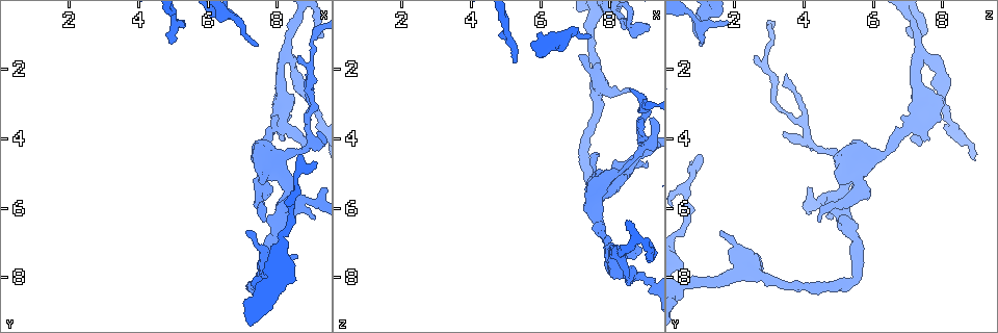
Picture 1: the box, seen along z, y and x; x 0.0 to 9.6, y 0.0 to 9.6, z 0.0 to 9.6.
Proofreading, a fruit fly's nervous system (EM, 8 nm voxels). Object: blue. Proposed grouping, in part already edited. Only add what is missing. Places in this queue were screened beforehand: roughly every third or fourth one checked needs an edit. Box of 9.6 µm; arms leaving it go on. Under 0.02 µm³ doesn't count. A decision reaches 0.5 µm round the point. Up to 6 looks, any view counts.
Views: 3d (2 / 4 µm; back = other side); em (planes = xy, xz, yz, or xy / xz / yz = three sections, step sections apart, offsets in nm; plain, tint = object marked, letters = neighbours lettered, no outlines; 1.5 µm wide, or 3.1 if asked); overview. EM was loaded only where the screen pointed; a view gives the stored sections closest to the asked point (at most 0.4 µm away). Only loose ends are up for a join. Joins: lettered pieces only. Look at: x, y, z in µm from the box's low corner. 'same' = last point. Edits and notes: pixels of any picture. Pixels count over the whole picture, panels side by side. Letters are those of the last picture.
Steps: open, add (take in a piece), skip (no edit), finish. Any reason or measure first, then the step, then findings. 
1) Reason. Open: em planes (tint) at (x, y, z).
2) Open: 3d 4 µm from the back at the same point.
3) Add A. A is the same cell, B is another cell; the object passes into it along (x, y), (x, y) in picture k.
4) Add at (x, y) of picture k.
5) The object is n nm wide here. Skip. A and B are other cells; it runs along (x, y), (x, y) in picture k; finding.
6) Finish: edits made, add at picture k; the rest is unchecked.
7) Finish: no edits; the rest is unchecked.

Thin end. Open: 3d 2 µm from the back at (7.40, 1.25, 1.00).

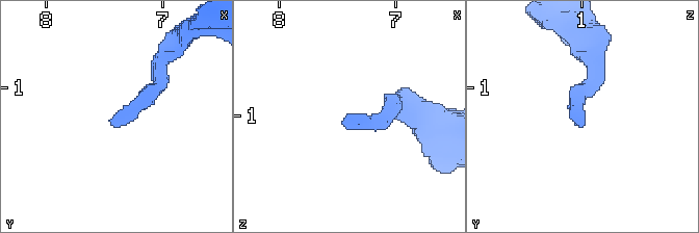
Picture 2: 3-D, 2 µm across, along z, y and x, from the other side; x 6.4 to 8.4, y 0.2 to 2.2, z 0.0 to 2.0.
Open: em planes (letters) at (7.42, 1.30, 0.98).

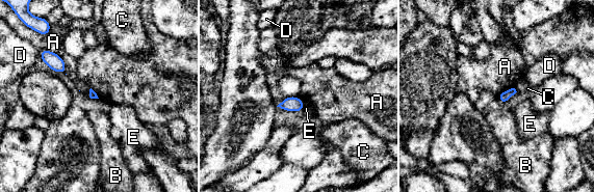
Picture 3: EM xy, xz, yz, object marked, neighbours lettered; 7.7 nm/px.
Skip. A, B, C, D and E are other cells; a border runs along (514, 87), (501, 91), (496, 98) in picture 3; no lettered piece goes on from it.

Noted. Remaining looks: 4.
Free end. Open: 3d 4 µm at (8.65, 1.65, 2.65).

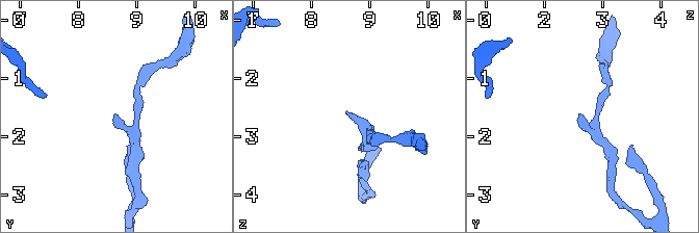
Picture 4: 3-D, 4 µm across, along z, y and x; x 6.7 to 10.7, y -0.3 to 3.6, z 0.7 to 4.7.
Now the EM. Open: em xz step 4 (letters) at (8.60, 1.60, 2.60).

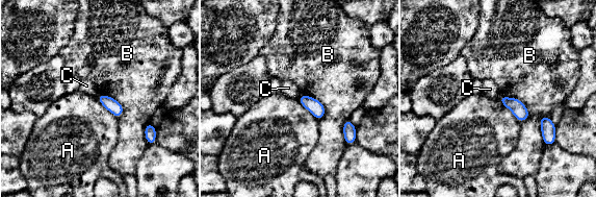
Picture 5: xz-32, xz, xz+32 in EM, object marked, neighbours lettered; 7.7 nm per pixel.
Skip. A, B and C are other cells; a border runs along (497, 98), (520, 122) in picture 5; none of them fits.

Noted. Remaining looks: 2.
Thin end. Open: 3d 2 µm at (5.00, 1.30, 1.05).

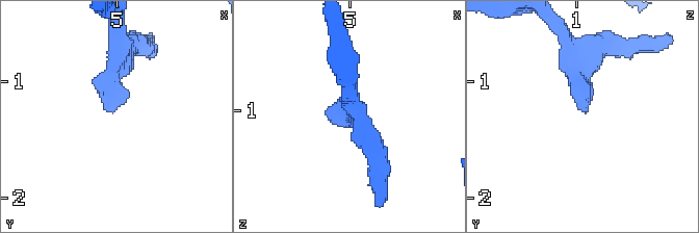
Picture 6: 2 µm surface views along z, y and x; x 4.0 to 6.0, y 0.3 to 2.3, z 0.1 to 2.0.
Open: em planes (letters) at (4.96, 1.26, 1.08).

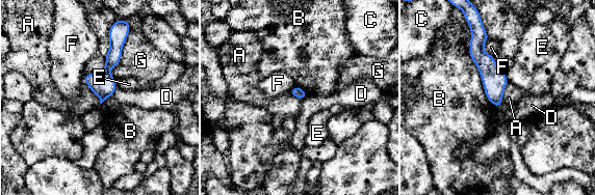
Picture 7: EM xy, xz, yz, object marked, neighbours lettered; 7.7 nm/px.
The object is 90 nm wide here. Skip. A, B, C, D, E, F and G are other cells; a border runs along (469, 40), (485, 95), (497, 108) in picture 7; none of them fits.

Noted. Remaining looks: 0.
Finish: no edits; the rest is unchecked.

